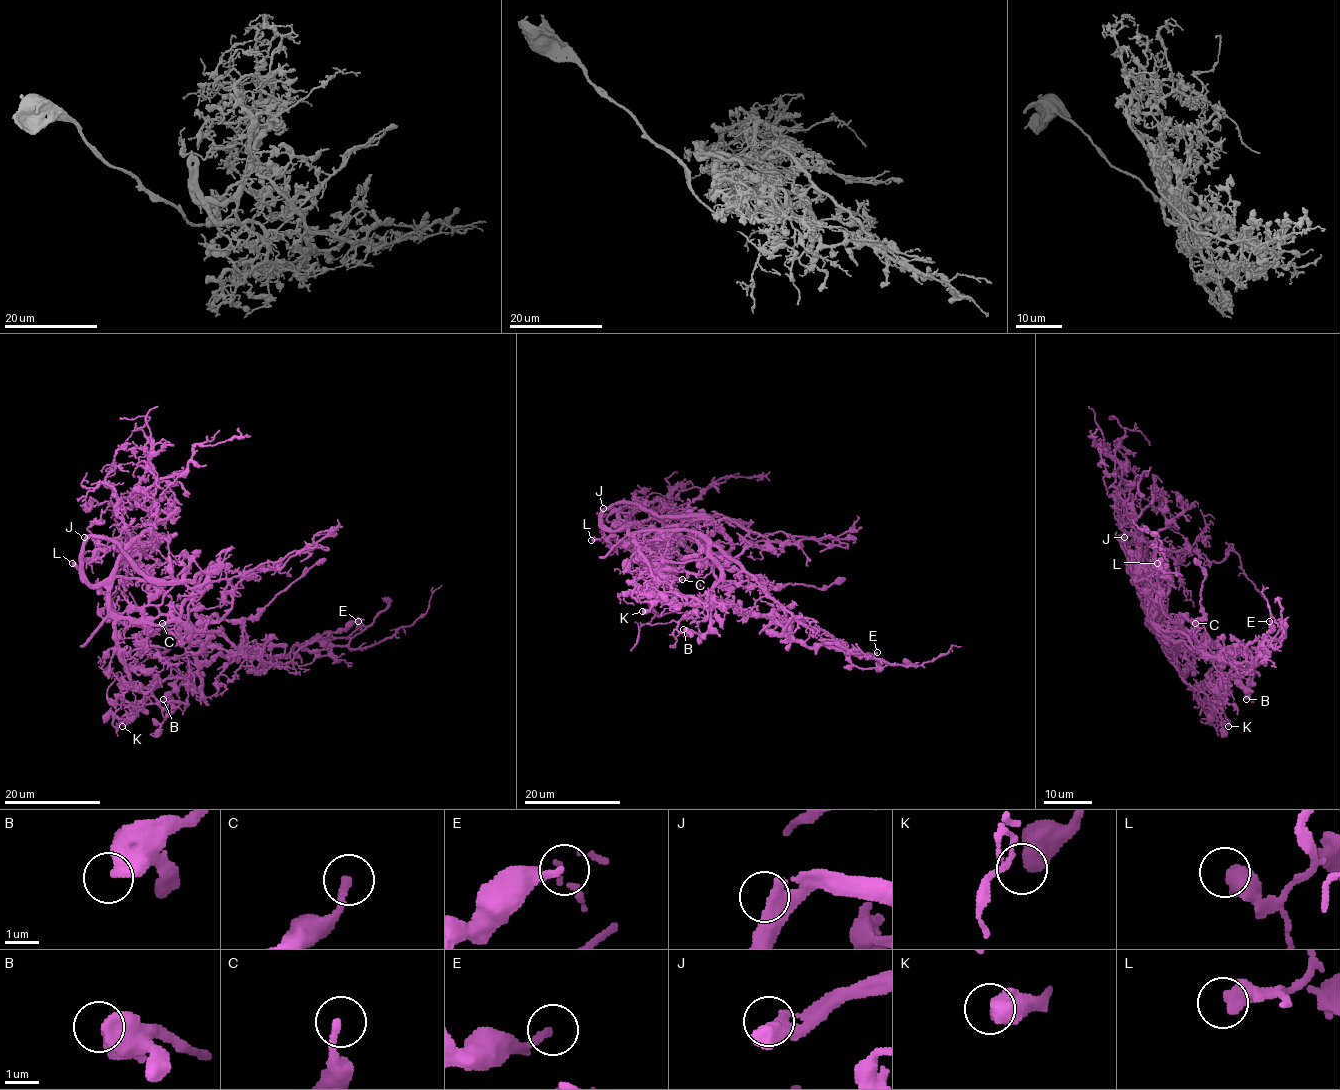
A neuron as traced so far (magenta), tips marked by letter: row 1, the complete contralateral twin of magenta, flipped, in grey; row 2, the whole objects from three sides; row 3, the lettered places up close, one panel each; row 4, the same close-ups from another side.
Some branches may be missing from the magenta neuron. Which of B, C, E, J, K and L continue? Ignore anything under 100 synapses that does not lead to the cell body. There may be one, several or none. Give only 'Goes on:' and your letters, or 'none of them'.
Goes on: none of them

